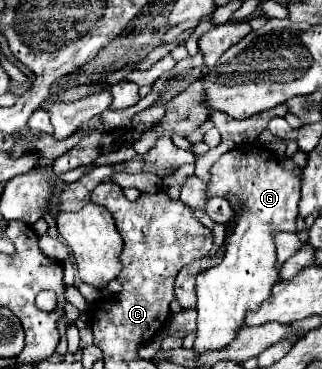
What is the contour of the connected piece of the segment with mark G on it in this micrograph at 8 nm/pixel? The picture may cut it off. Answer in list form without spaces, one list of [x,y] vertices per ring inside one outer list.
[[[253,144],[253,146],[239,146],[229,152],[225,152],[209,170],[209,182],[207,182],[207,196],[227,196],[235,194],[241,200],[241,208],[235,210],[233,220],[225,228],[225,256],[223,260],[201,272],[197,276],[197,340],[195,350],[215,350],[227,346],[235,332],[243,326],[241,318],[245,318],[247,310],[257,310],[265,298],[269,298],[273,284],[279,278],[279,262],[277,262],[277,250],[275,250],[275,236],[279,232],[297,232],[295,220],[297,220],[297,202],[299,202],[299,178],[295,172],[285,170],[277,156],[265,146]]]

